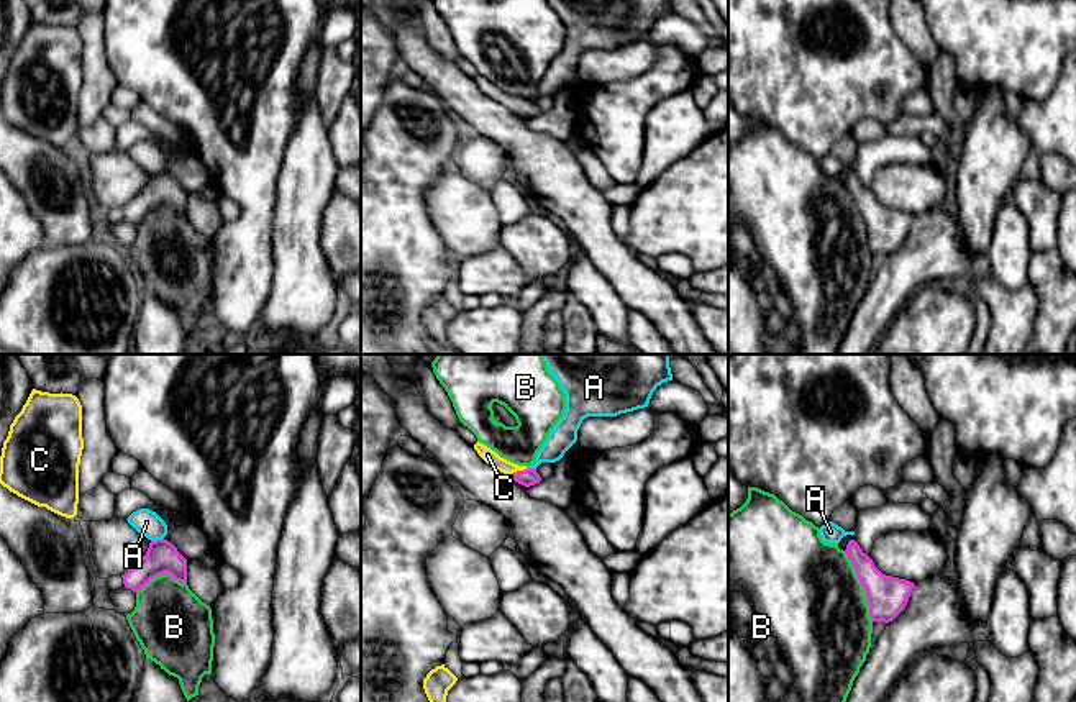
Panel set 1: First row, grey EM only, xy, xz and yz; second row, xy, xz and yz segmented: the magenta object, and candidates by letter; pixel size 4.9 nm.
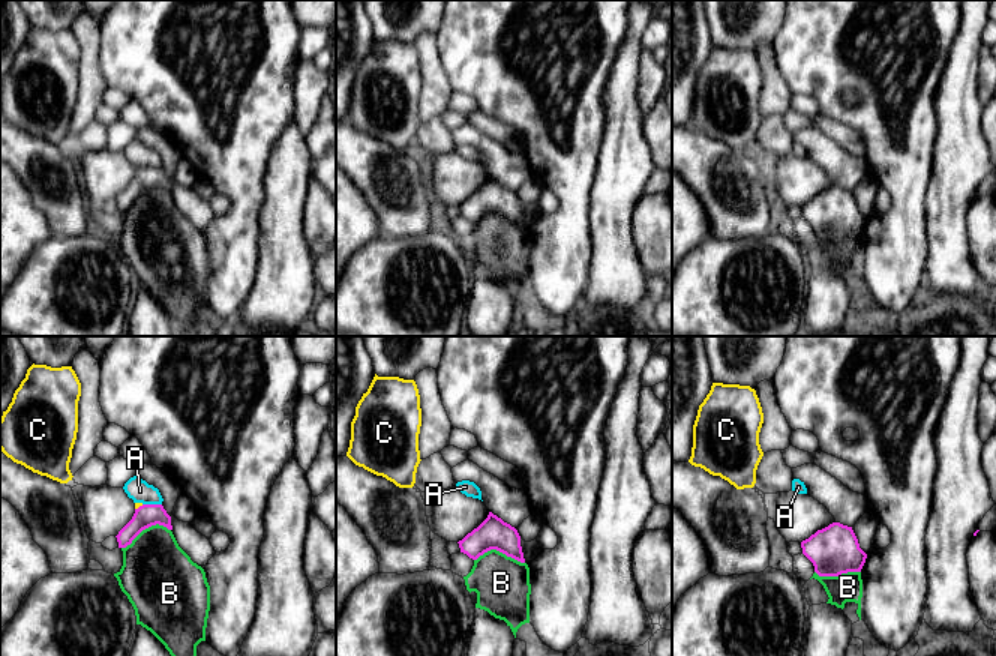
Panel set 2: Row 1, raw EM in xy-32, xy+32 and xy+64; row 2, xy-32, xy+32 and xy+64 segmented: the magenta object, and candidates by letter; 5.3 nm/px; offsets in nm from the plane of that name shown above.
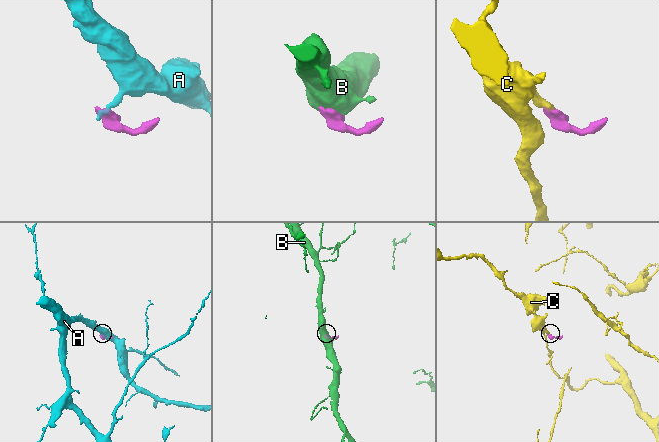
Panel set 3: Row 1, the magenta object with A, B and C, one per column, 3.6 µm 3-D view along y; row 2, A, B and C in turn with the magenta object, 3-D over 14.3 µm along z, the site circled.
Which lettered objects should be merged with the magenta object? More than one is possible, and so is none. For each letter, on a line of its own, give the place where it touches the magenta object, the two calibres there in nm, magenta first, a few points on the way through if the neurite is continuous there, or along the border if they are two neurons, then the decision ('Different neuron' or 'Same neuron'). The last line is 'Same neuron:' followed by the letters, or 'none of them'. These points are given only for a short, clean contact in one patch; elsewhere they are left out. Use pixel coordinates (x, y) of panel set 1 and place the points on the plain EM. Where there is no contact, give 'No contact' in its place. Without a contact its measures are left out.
A: Touches magenta at xy (156, 173). Thickness 160 nm (magenta) against 130 nm. Boundary: xy (163, 169), (151, 174). Different neuron
B: Touches magenta at yz (863, 218). Thickness 200 nm (magenta) against 480 nm. Different neuron
C: Touches magenta at xz (519, 104). Thickness 90 nm (magenta) against 70 nm. Path across: xz (527, 110), (519, 104), (487, 87). Same neuron
Same neuron: C

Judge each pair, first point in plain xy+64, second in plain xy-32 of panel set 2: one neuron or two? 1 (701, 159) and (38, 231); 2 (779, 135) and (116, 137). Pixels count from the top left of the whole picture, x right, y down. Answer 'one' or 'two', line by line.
1: two
2: two

